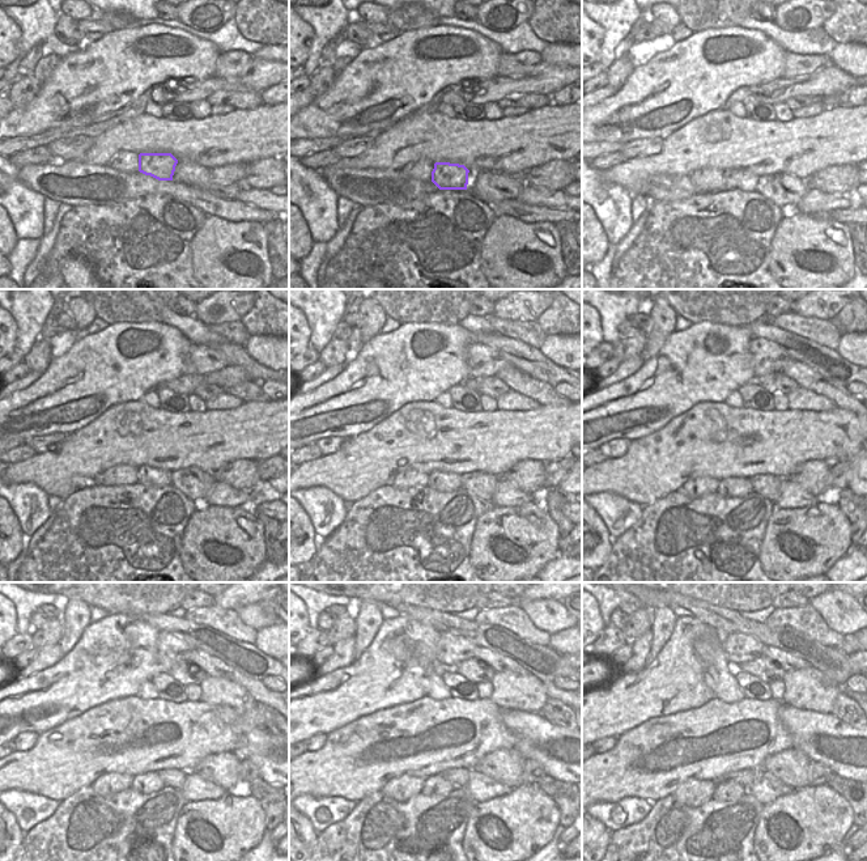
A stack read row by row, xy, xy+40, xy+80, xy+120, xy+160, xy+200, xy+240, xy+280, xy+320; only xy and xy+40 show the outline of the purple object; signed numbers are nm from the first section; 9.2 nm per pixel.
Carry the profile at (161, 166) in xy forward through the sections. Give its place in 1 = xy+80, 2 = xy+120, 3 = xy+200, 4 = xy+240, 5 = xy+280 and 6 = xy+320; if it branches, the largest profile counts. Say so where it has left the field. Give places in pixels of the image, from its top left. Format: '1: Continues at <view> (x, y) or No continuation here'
1: Continues at xy+80 (734, 178)
2: Continues at xy+120 (152, 476)
3: Continues at xy+200 (731, 487)
4: Continues at xy+240 (148, 783)
5: Continues at xy+280 (434, 785)
6: Continues at xy+320 (727, 790)

